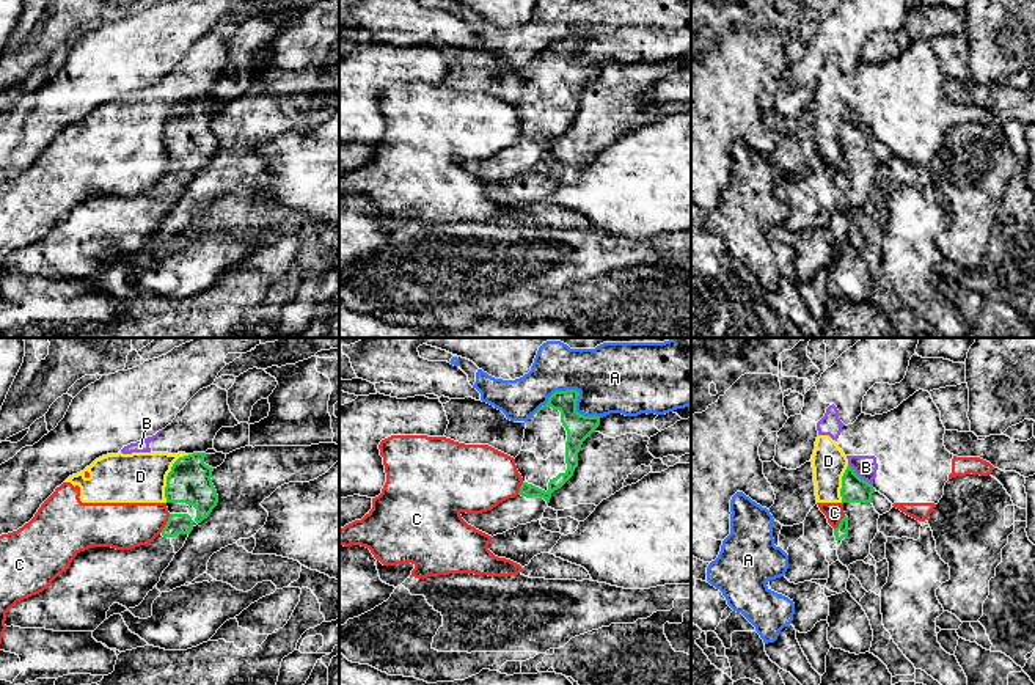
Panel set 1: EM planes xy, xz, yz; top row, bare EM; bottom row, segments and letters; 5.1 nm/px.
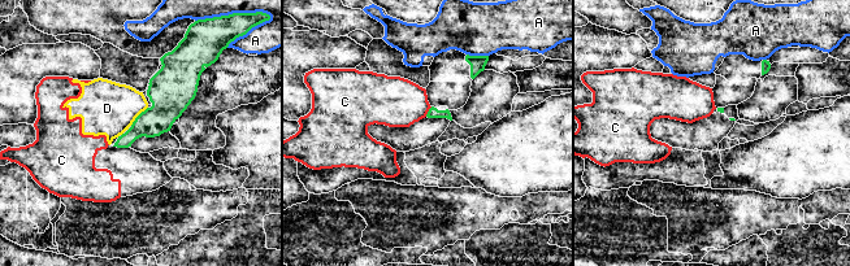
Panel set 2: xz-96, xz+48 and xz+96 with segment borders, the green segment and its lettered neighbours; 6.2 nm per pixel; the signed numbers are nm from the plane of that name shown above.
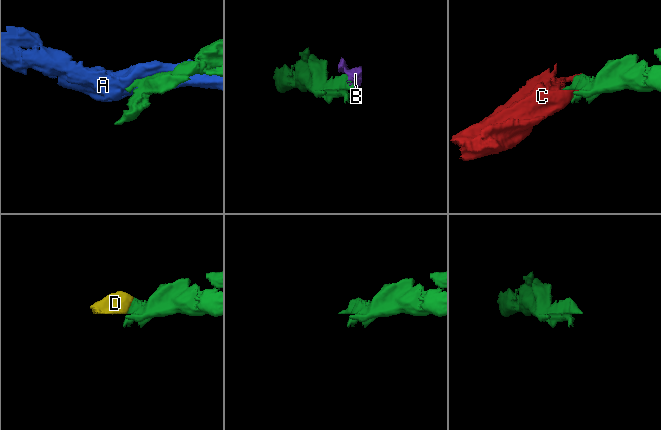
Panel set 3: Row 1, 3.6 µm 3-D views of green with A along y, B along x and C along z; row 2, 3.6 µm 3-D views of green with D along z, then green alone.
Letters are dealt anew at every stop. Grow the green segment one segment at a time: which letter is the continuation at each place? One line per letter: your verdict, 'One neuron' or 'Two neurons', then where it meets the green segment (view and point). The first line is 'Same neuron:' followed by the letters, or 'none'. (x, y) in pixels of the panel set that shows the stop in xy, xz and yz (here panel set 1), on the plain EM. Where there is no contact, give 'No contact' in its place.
Same neuron: none
A: Two neurons. Touches green at xz (575, 38)
B: Two neurons. Touches green at yz (858, 124)
C: Two neurons. Touches green at xy (167, 172)
D: Two neurons. Touches green at xy (168, 123)

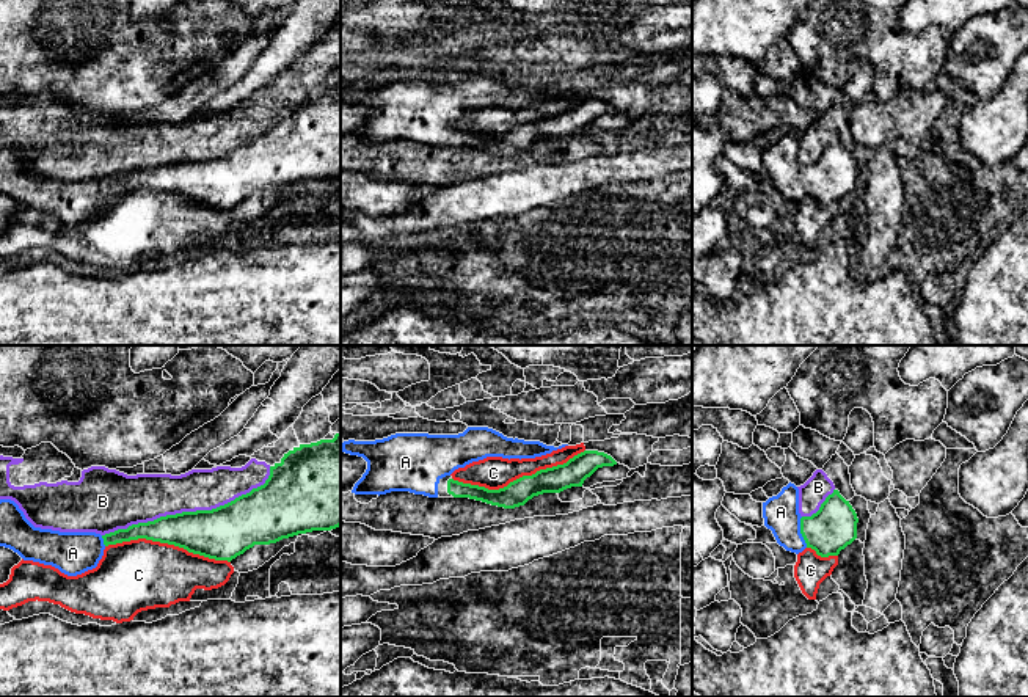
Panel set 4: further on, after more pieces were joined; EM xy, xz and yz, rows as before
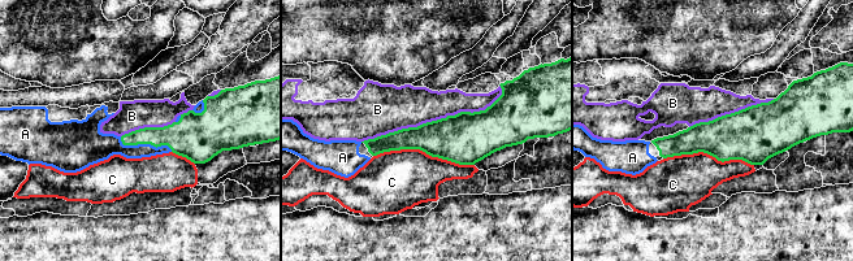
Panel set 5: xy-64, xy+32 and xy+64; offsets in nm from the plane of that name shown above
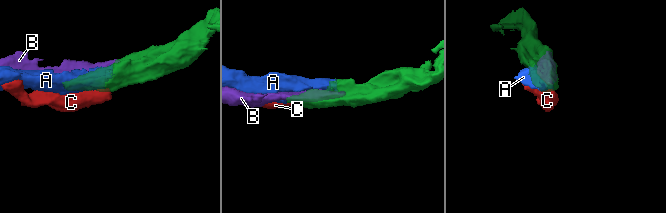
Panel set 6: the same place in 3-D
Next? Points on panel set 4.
Same neuron: A
A: One neuron. Touches green at yz (801, 181)
B: Two neurons. Touches green at xy (190, 160)
C: Two neurons. Touches green at xz (520, 126)

